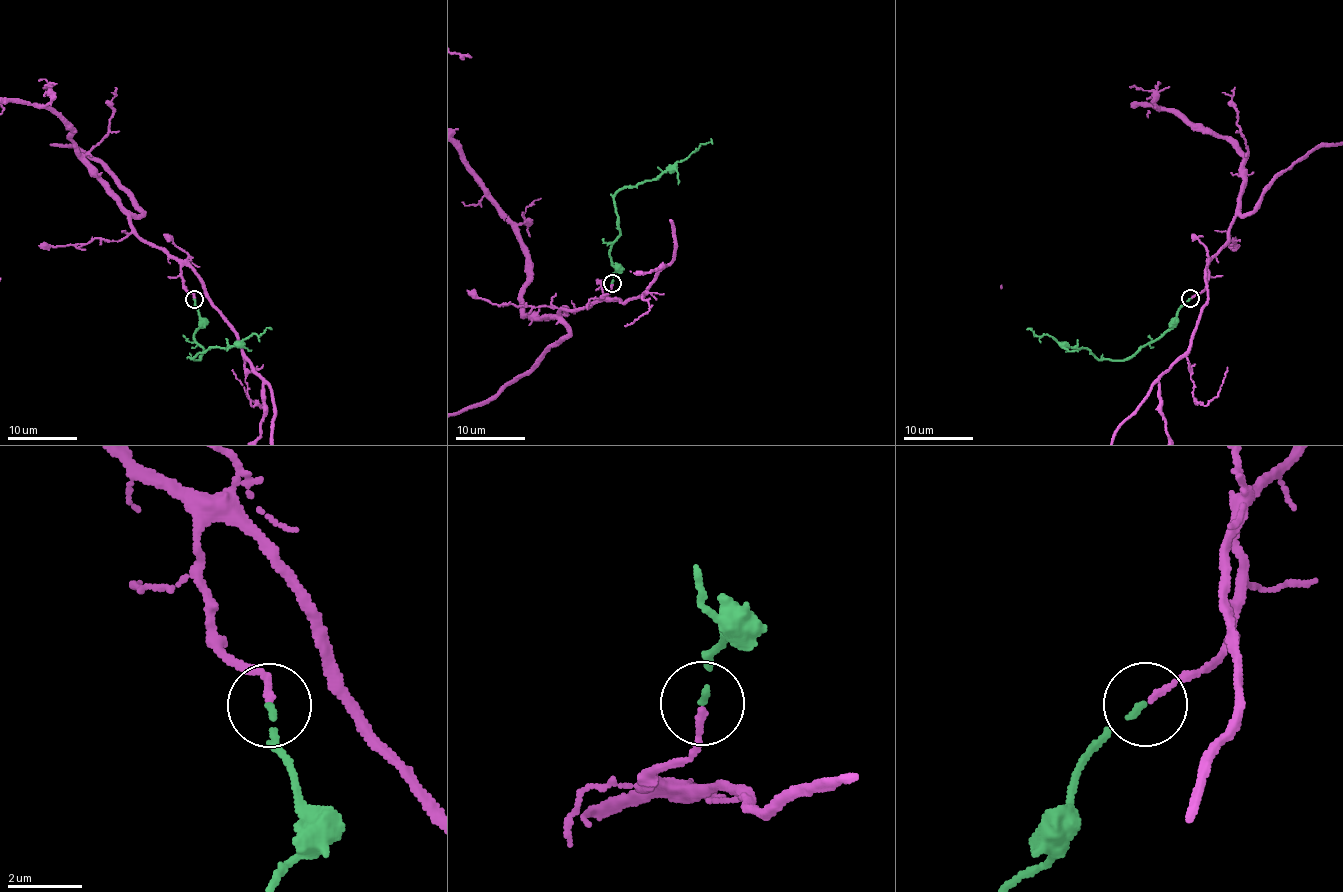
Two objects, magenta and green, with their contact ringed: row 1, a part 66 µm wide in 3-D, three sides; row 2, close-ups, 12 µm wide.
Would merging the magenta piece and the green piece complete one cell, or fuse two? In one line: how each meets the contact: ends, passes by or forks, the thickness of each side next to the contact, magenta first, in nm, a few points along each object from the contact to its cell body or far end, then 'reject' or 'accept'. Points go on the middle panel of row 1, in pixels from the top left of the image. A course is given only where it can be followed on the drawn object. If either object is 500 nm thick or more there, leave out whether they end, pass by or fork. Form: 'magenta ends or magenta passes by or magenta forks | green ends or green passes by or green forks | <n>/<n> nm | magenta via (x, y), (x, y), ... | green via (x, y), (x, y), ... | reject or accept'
magenta ends | green ends | 150/140 nm | green via (612, 282), (616, 272), (609, 252), (620, 234), (614, 196), (640, 182), (657, 179), (712, 139) | accept

